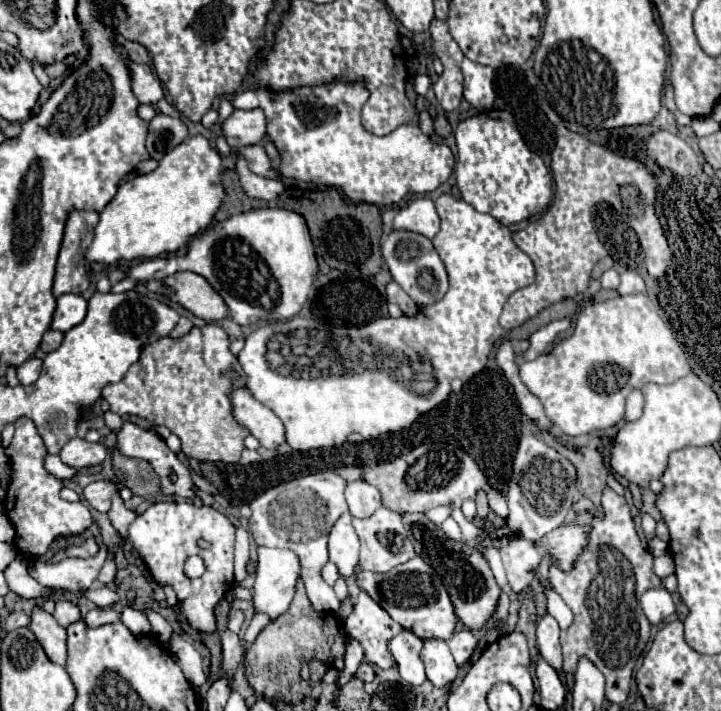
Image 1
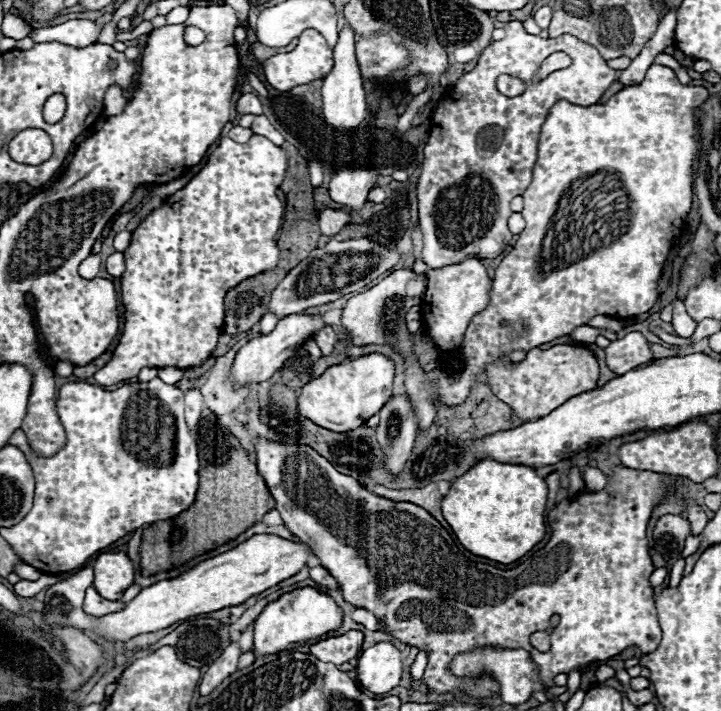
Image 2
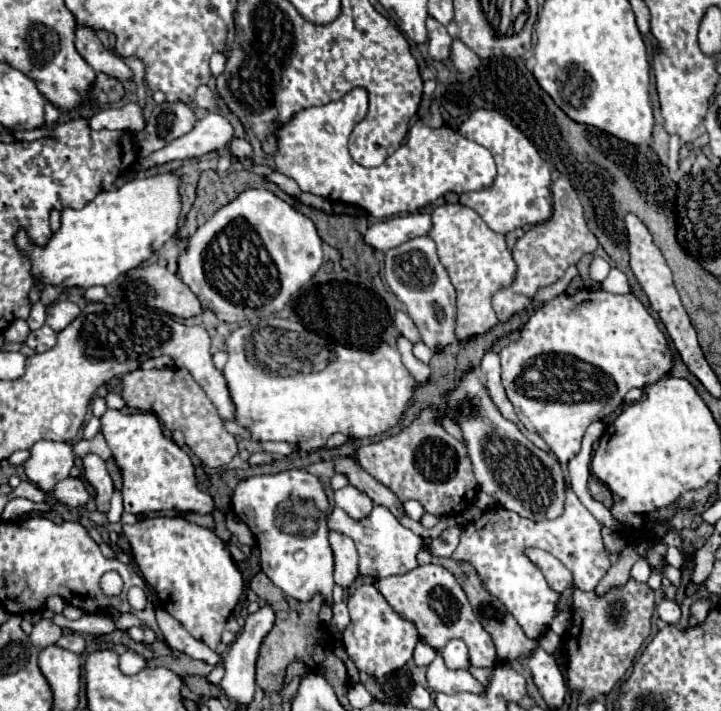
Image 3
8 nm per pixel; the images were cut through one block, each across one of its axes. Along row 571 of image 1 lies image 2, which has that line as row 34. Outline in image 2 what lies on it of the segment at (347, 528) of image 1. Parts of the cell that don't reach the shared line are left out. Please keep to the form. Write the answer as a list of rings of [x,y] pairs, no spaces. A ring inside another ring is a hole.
[[[342,26],[338,34],[338,42],[334,46],[334,68],[330,74],[322,78],[322,113],[324,119],[330,126],[338,130],[352,130],[358,128],[360,122],[366,118],[366,92],[362,88],[360,80],[360,68],[354,56],[354,44],[356,44],[356,34],[352,32],[350,26]]]

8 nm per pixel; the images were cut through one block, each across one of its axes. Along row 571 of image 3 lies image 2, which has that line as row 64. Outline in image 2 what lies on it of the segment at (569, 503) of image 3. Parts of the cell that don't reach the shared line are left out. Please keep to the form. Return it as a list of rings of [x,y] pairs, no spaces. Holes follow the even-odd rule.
[[[518,20],[508,22],[504,32],[506,36],[502,40],[490,42],[482,50],[474,70],[458,78],[450,94],[444,94],[432,114],[436,130],[430,130],[424,146],[422,174],[416,190],[424,234],[422,258],[430,268],[456,264],[464,258],[496,258],[504,252],[512,238],[506,226],[512,214],[510,200],[522,196],[532,182],[540,126],[548,110],[560,98],[578,106],[596,104],[618,78],[616,70],[606,64],[594,46],[570,34],[542,38],[528,34]],[[552,52],[568,54],[572,64],[552,72],[542,82],[530,84],[526,92],[516,98],[508,98],[496,90],[496,78],[500,74],[530,80]],[[490,126],[498,126],[500,130],[486,130]]]

